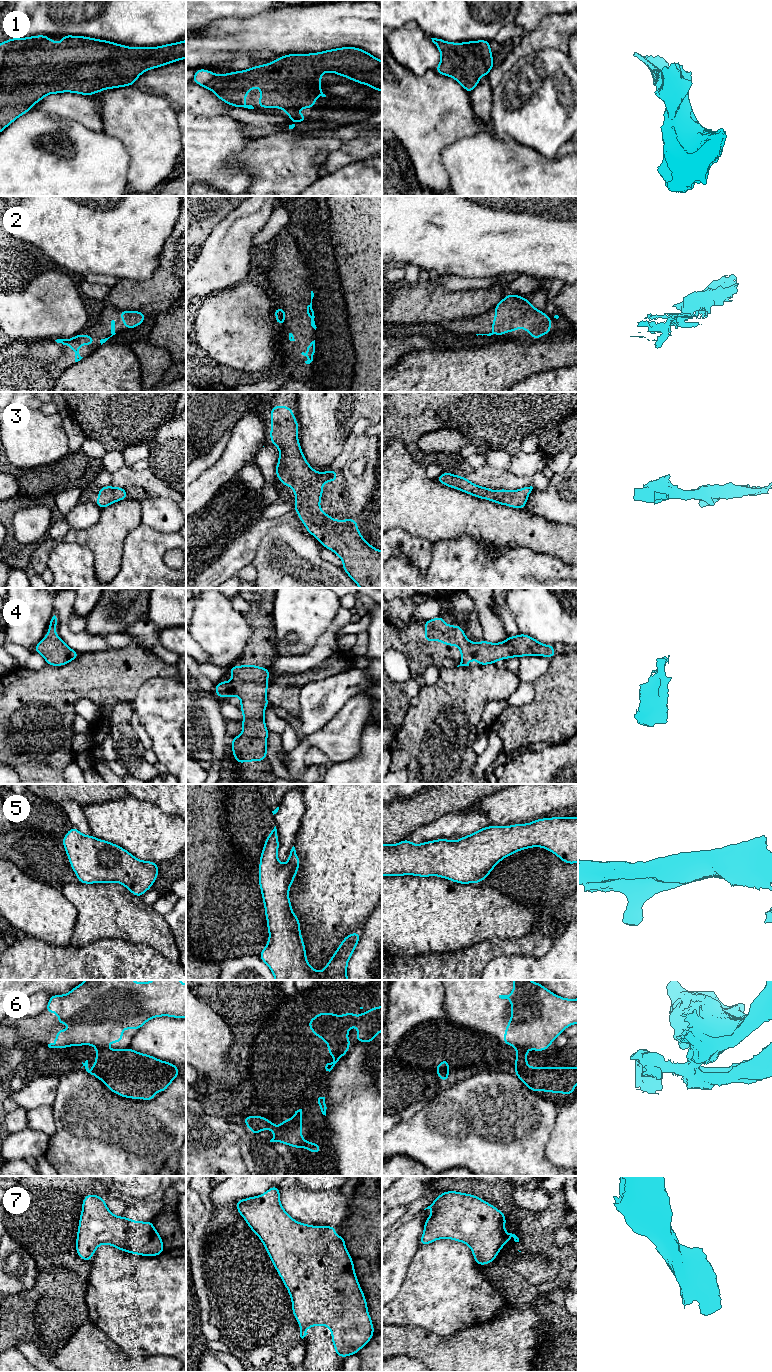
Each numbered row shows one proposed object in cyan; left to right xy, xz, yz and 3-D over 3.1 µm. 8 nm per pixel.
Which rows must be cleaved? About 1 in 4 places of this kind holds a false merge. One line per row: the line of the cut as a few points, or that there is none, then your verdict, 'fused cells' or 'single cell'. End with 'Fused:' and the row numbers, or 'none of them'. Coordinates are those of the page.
1: no cut; single cell
2: no cut; single cell
3: no cut; single cell
4: no cut; single cell
5: no cut; single cell
6: cut in yz along (517, 1047), (524, 1047), (526, 1049); fused cells
7: no cut; single cell
Fused: 6

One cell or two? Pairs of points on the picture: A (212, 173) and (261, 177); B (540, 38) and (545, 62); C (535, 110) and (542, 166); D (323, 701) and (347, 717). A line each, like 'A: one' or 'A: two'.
A: two
B: two
C: two
D: two

